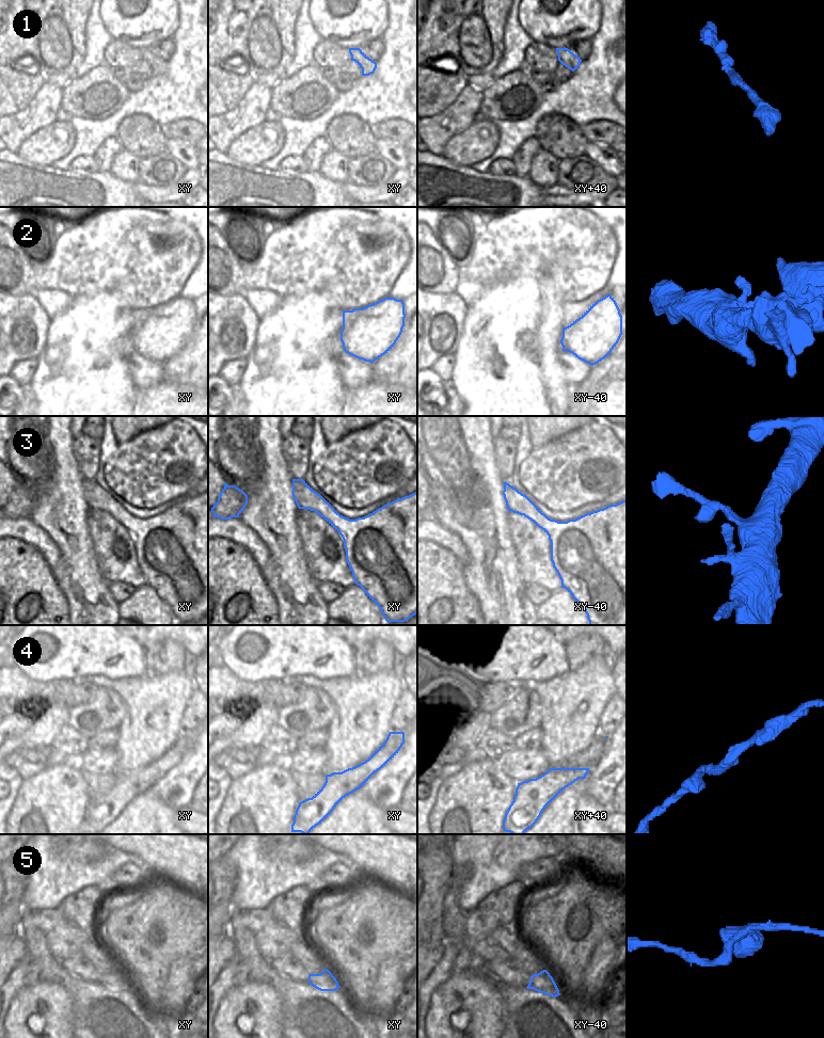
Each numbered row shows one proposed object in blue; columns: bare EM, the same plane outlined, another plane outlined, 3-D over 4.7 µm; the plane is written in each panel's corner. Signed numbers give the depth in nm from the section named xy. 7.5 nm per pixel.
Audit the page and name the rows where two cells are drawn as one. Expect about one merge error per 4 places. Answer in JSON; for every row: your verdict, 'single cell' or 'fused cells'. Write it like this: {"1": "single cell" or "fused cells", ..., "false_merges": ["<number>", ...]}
{"1": "single cell", "2": "single cell", "3": "single cell", "4": "single cell", "5": "single cell", "false_merges": []}

